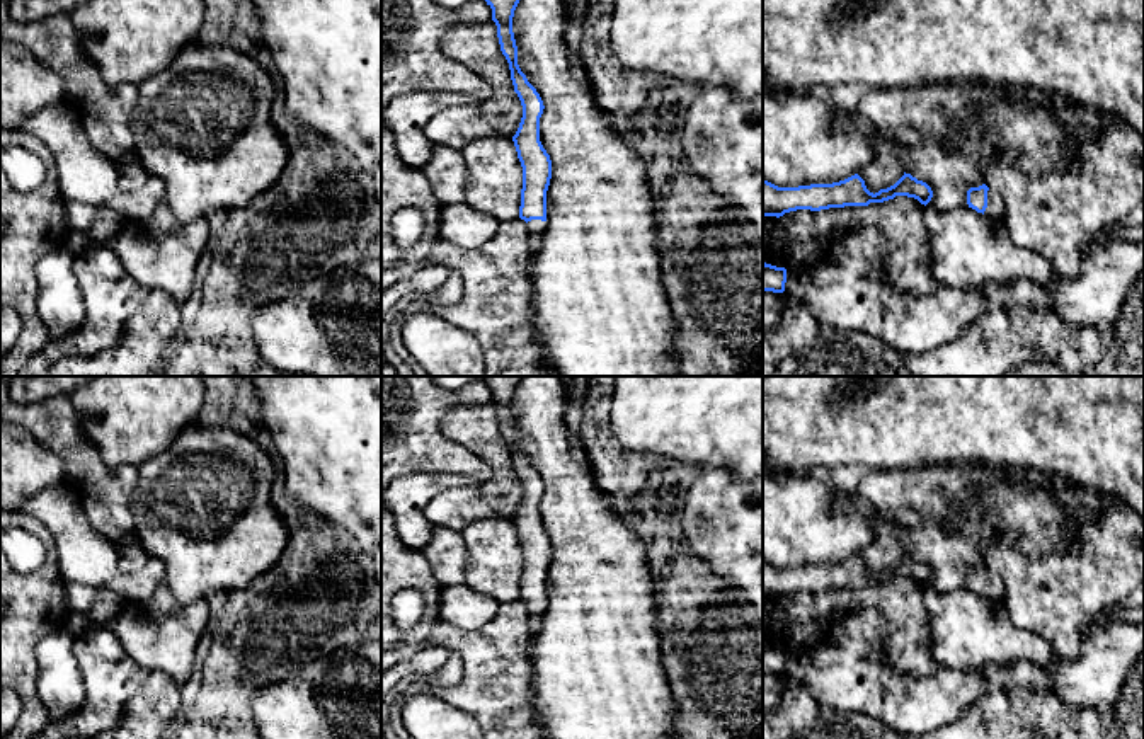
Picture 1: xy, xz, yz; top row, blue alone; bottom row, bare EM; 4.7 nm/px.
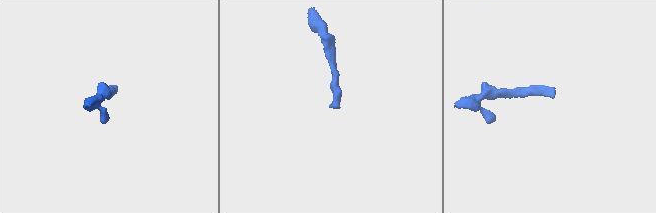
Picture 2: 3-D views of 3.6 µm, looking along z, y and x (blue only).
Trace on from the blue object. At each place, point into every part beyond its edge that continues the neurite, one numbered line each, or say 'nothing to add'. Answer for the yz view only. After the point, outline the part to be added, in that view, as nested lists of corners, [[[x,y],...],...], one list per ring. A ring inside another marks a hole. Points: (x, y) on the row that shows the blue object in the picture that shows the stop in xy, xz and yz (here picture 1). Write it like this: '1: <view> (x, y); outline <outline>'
1: yz (995, 210); outline [[[994,189],[987,191],[987,208],[986,208],[984,215],[991,220],[1003,220],[1003,216],[1004,216],[1004,199]]]

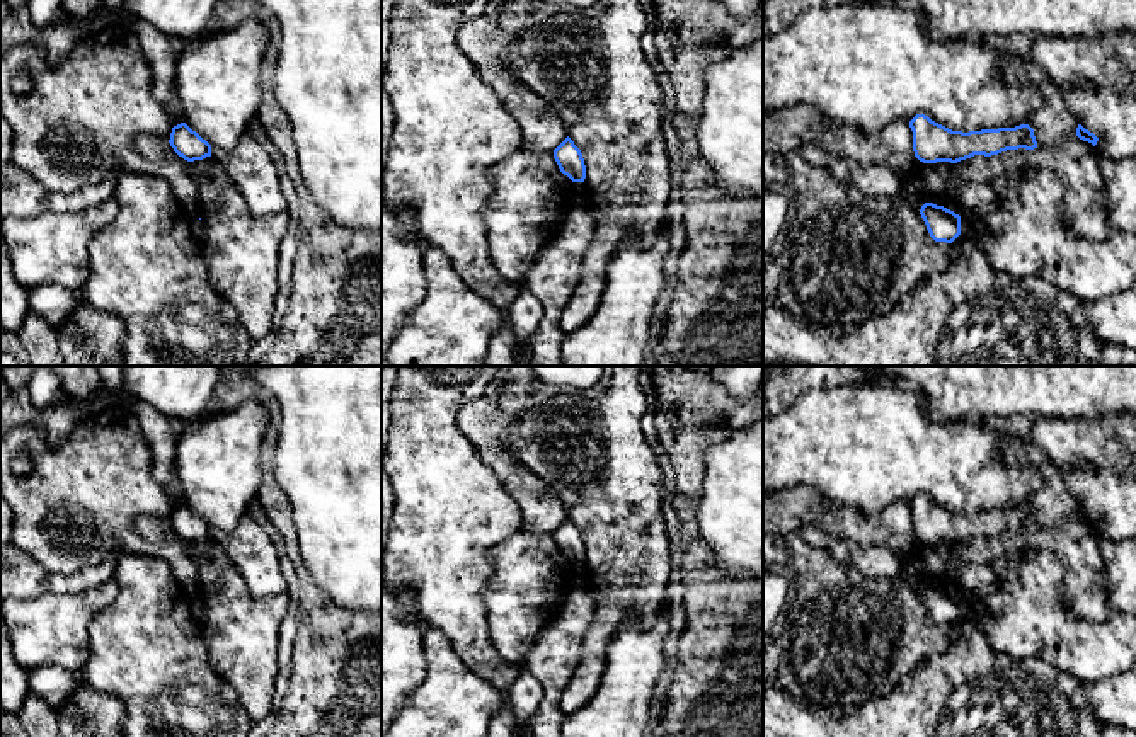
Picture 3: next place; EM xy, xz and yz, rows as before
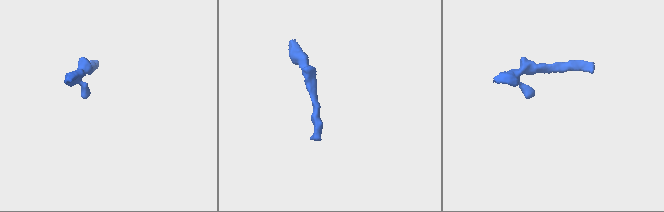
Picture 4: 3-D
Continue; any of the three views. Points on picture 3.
nothing to add

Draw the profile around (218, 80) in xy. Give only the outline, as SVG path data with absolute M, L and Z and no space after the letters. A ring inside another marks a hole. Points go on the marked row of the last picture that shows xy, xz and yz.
M252 17L230 29L213 26L201 37L177 44L174 92L182 104L184 123L211 148L233 150L259 117L267 99L267 82L261 73L267 43L266 27Z

